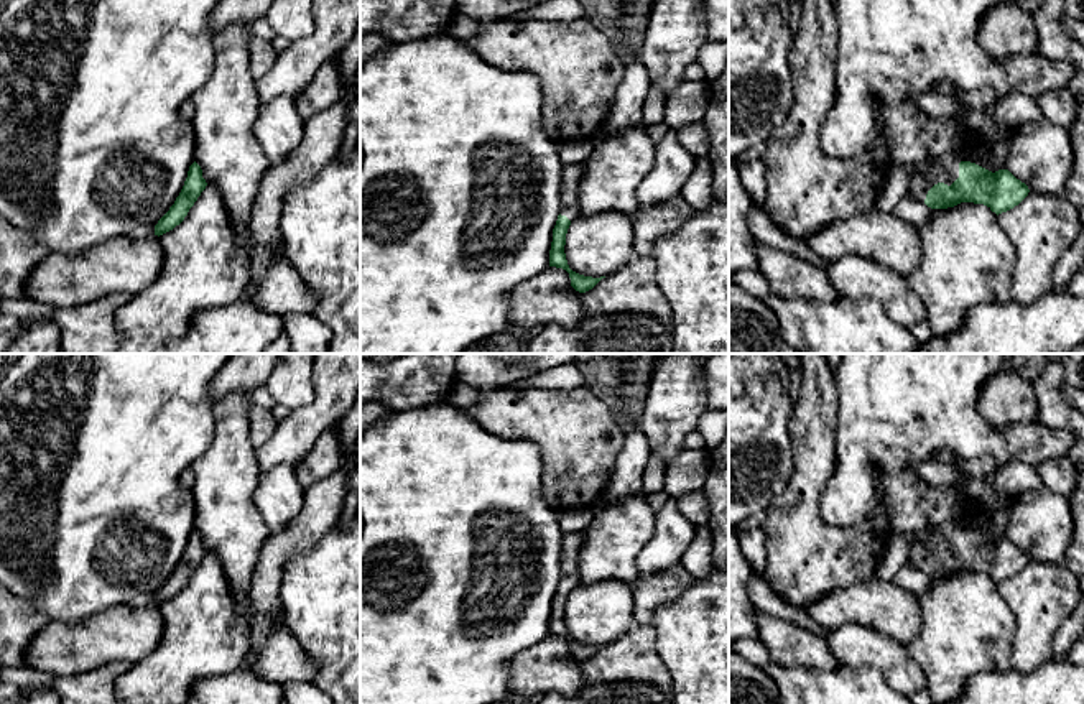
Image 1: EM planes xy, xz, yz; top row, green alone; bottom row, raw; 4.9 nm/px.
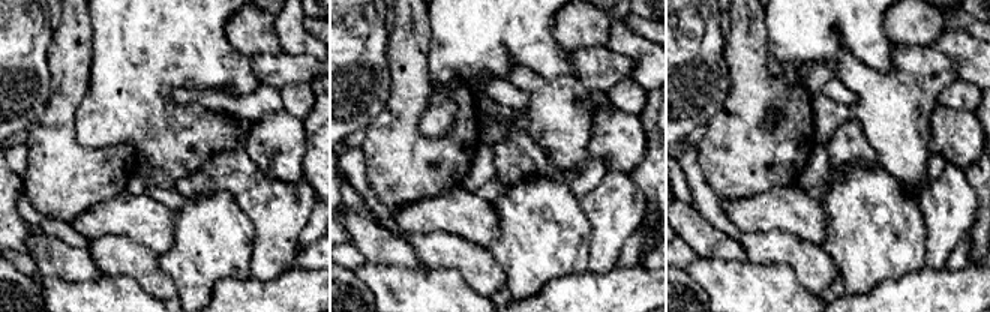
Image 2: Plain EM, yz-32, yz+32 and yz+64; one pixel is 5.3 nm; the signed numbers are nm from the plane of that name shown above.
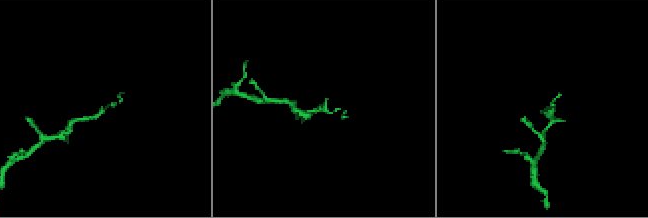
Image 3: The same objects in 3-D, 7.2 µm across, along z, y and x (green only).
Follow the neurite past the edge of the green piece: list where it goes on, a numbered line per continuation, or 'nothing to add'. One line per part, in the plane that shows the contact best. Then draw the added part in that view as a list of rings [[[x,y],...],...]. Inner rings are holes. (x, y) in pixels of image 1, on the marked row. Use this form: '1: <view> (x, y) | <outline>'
1: yz (945, 170) | [[[952,156],[936,158],[926,173],[915,173],[908,178],[910,192],[915,199],[924,202],[928,191],[938,184],[944,183],[951,186],[959,178],[959,163]]]

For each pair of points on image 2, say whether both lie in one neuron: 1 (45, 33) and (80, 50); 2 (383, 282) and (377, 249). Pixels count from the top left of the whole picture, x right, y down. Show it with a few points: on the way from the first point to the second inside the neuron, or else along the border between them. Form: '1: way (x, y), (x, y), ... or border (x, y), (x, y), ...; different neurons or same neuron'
1: border (56, 29), (50, 45), (51, 72); different neurons
2: border (366, 260), (375, 264), (399, 264), (414, 269); different neurons

